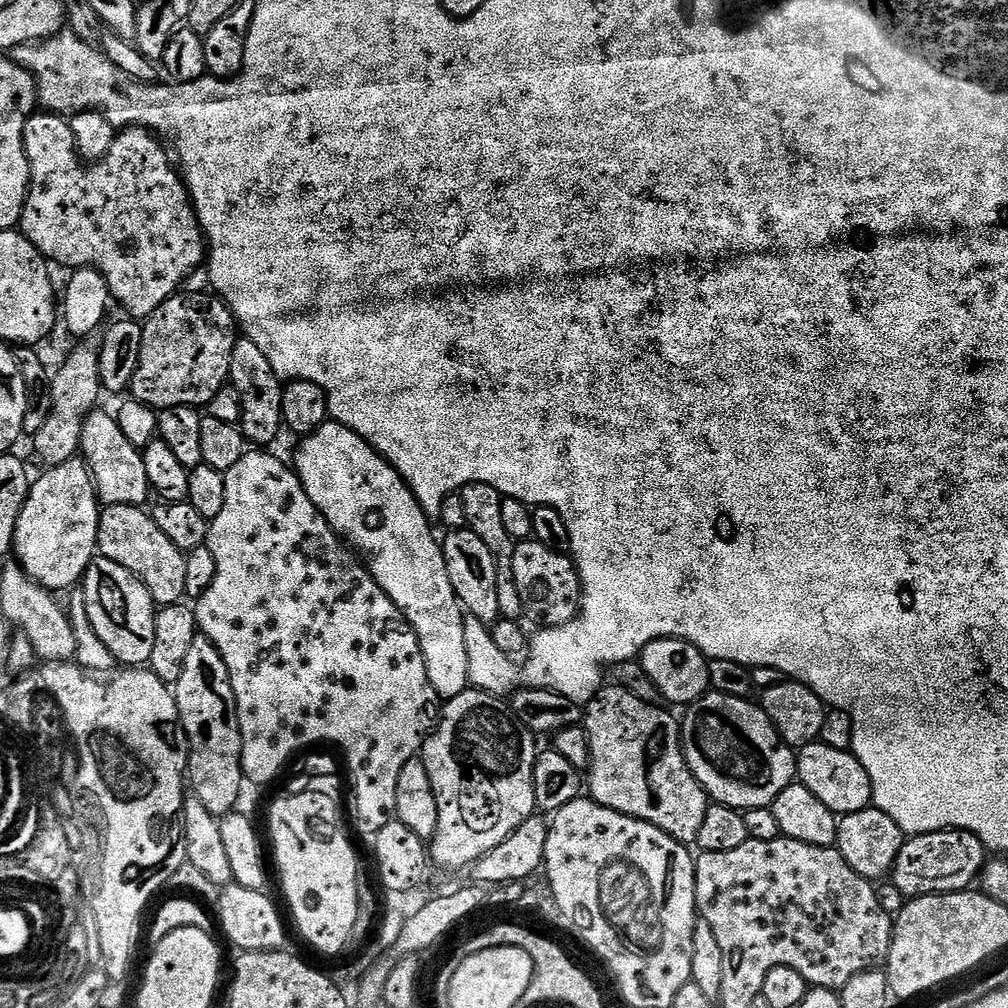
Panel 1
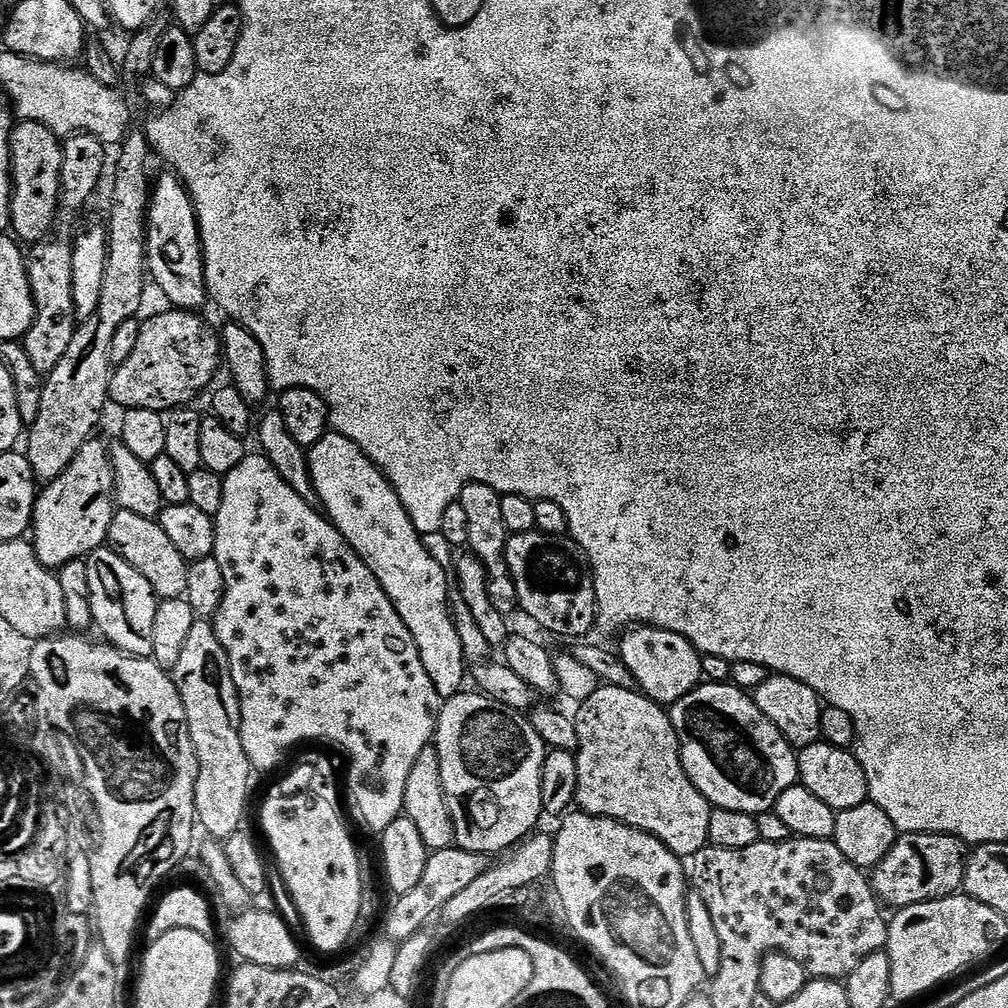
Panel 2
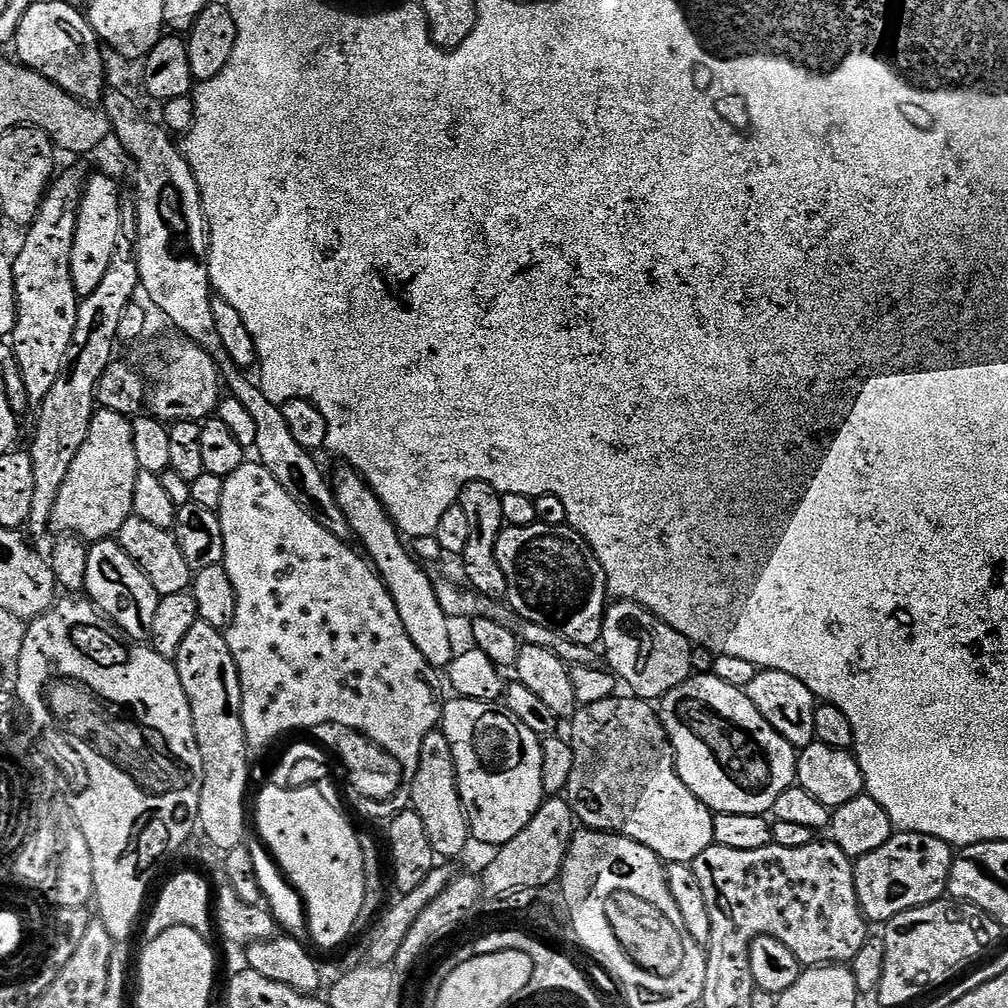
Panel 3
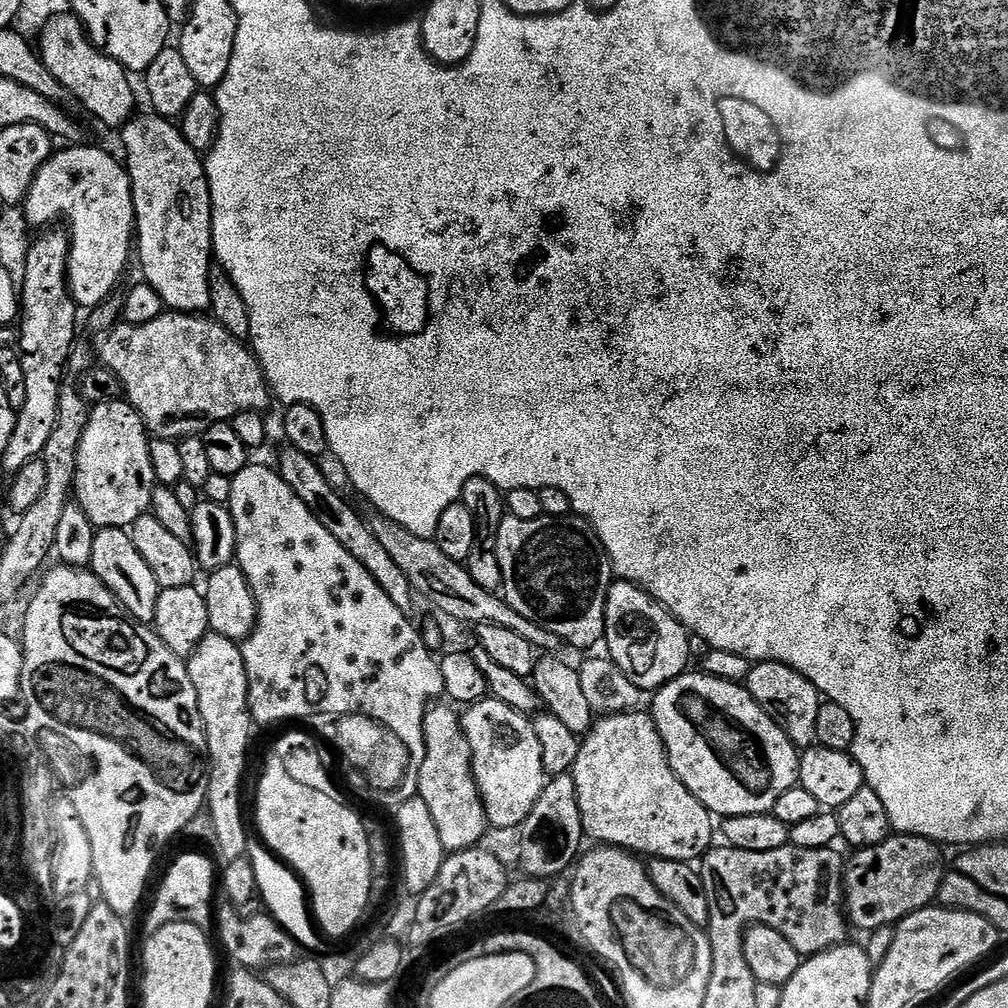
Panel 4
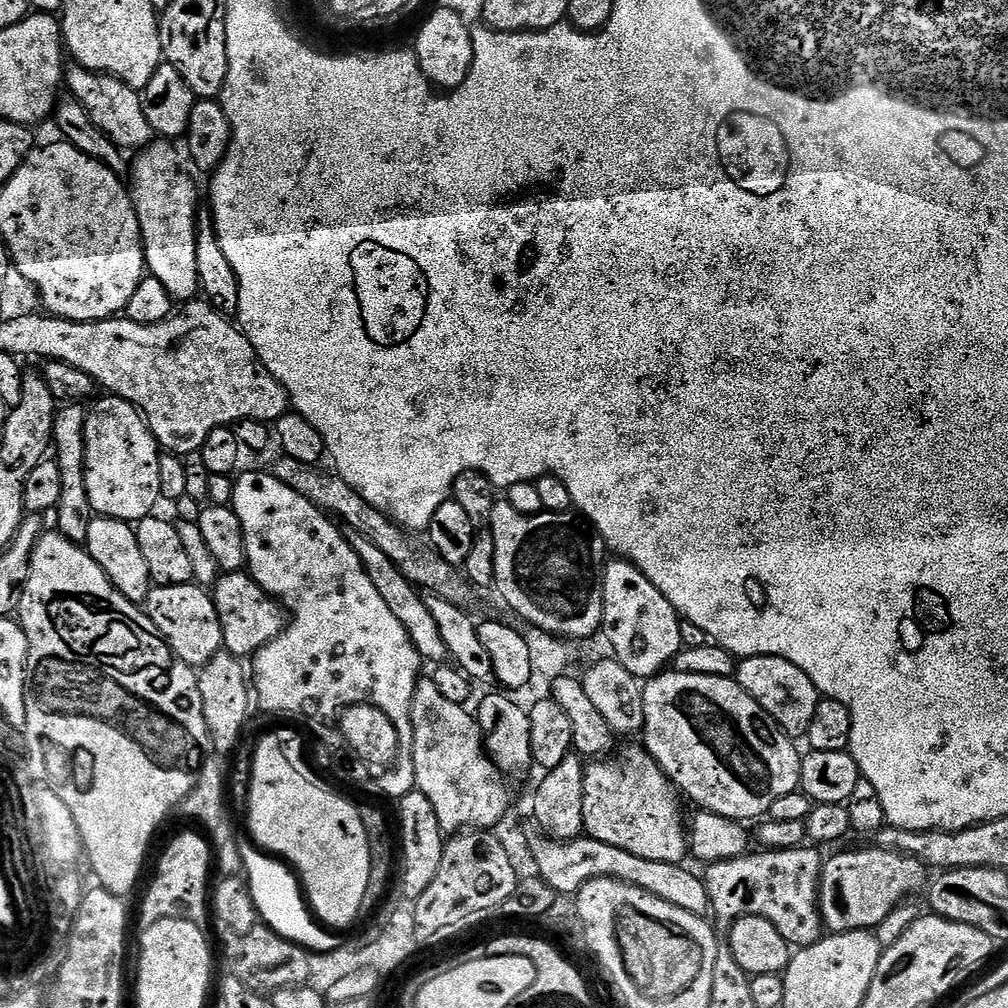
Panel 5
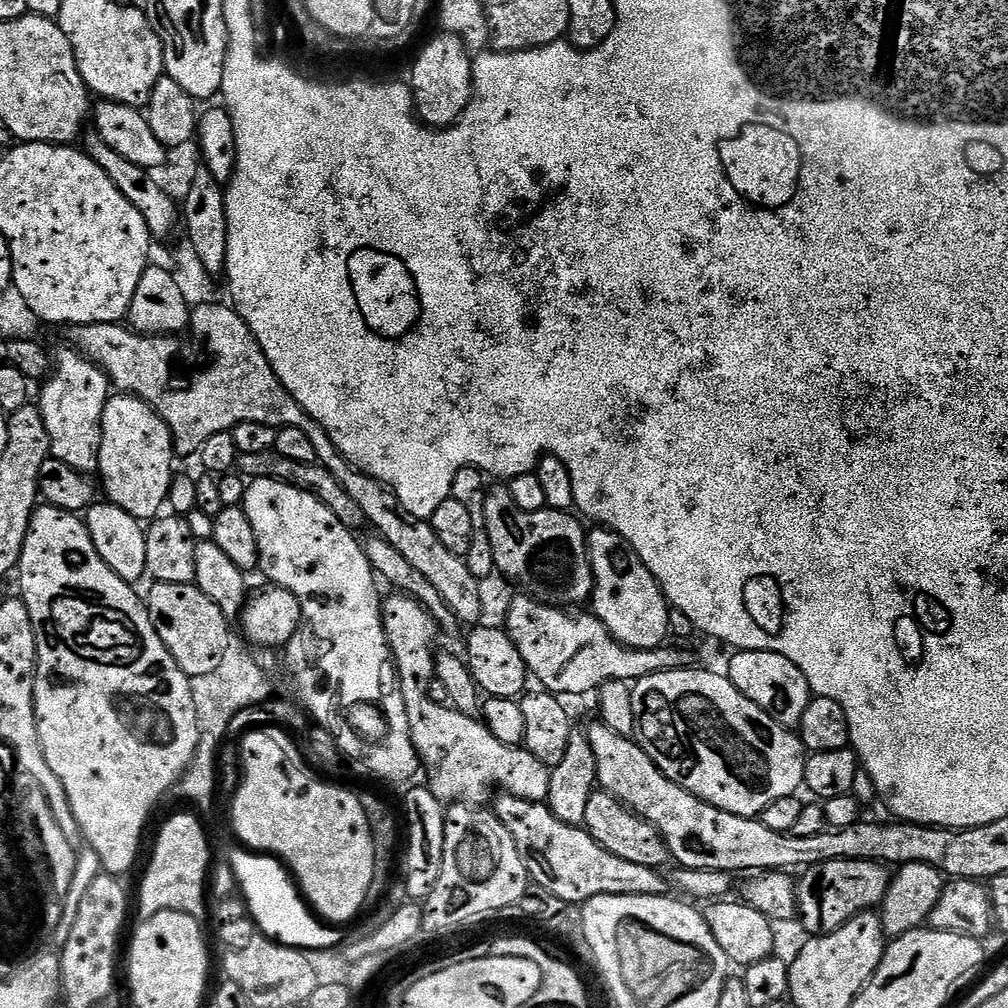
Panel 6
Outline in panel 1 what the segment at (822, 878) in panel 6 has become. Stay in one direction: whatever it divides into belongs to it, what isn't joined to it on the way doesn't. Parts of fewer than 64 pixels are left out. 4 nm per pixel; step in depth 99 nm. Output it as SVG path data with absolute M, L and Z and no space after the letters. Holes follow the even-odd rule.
M955 830L927 832L921 836L908 836L905 839L892 867L890 883L904 895L904 898L967 892L979 881L985 863L985 846L974 834Z

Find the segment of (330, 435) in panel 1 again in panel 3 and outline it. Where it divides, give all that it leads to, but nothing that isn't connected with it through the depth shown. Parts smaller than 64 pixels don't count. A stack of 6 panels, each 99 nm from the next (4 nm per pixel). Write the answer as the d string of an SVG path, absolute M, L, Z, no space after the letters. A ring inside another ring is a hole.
M340 466L330 480L336 501L346 514L352 535L360 539L363 553L367 556L376 575L384 581L388 592L394 598L394 606L398 606L398 614L402 618L402 626L406 626L406 634L410 634L410 642L418 646L422 658L426 658L429 669L447 669L452 663L454 647L452 648L452 632L448 629L450 618L442 610L438 602L438 594L433 577L424 573L424 568L408 553L405 537L396 529L396 523L388 517L388 511L372 487L364 481L363 476L355 468Z

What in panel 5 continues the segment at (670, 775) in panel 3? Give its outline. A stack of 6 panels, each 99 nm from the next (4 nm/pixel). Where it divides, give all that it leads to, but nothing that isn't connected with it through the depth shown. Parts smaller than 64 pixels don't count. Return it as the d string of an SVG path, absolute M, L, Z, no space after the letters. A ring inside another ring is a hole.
M643 747L624 748L620 756L615 756L597 759L584 769L584 832L593 840L606 842L606 846L618 846L618 850L638 854L638 858L650 858L650 862L684 864L684 855L687 857L690 852L690 832L680 809L681 797L672 781Z

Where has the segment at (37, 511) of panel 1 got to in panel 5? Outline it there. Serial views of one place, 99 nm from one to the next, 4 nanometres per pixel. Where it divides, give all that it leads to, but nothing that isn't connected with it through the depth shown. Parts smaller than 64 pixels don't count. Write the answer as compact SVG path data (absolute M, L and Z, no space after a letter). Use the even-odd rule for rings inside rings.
M108 394L105 400L97 399L86 416L84 441L86 442L86 494L90 494L90 506L96 516L111 520L139 522L157 511L156 503L161 503L162 481L158 474L162 449L154 438L150 426L144 420L140 409L122 398Z

